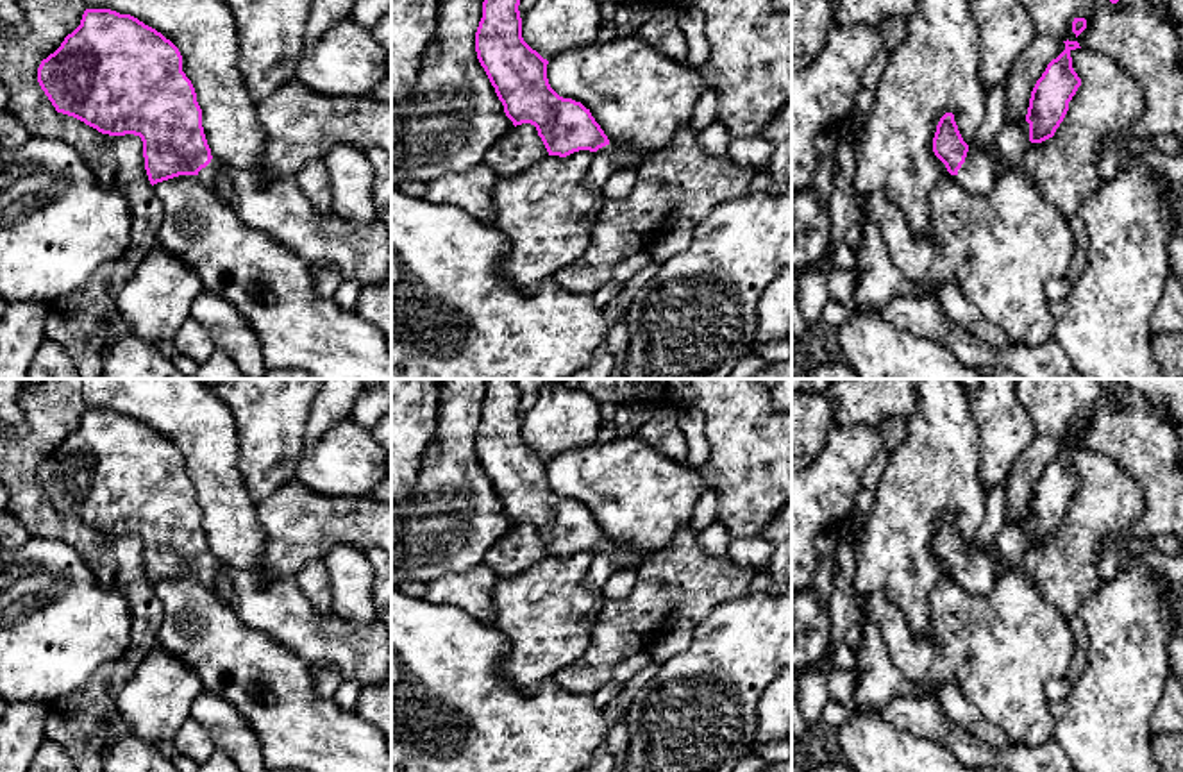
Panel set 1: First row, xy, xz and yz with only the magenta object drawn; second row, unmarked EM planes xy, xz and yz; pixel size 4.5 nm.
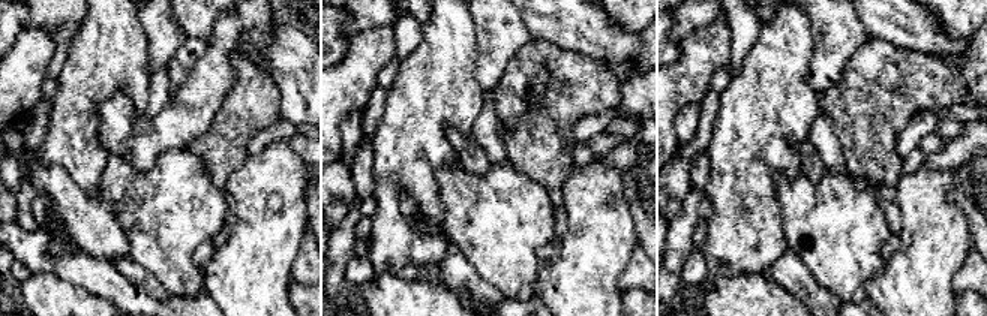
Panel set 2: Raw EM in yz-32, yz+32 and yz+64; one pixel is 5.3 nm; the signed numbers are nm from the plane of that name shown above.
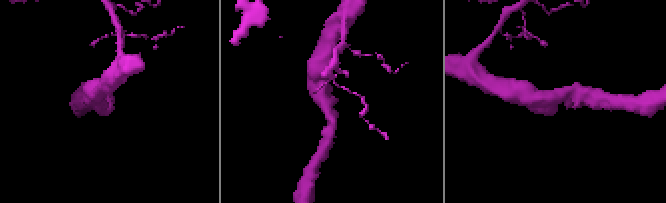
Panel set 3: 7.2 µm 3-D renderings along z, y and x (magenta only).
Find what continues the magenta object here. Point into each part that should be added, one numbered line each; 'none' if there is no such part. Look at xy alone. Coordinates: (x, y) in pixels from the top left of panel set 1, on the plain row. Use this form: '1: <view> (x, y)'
1: xy (361, 653)

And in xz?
1: xz (610, 558)

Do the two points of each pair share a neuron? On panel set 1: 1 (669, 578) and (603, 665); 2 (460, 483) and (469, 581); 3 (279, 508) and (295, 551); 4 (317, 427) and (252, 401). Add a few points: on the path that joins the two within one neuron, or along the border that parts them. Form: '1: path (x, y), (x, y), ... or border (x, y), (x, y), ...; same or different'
1: path (658, 599), (613, 644); same
2: border (483, 562), (461, 570), (444, 572), (427, 583); different
3: path (290, 519), (295, 524), (295, 540); same
4: border (317, 397), (306, 422), (302, 445); different

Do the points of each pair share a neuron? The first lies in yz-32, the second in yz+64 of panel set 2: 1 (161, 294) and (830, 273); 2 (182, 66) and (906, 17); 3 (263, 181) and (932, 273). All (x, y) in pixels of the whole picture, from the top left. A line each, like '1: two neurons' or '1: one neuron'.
1: two neurons
2: two neurons
3: one neuron

